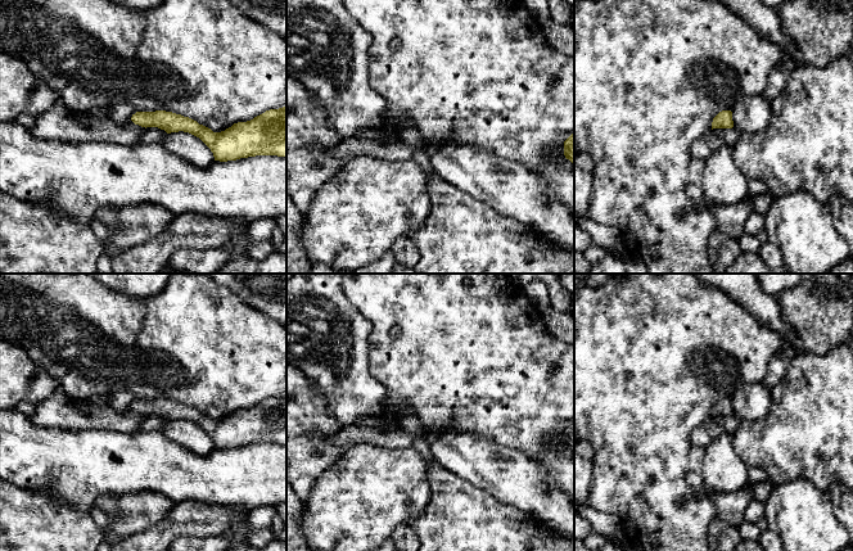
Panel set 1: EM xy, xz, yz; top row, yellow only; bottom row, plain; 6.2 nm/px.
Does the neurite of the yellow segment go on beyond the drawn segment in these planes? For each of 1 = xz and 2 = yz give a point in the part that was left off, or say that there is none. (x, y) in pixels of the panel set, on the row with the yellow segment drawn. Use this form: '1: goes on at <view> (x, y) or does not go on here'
1: does not go on here
2: does not go on here

